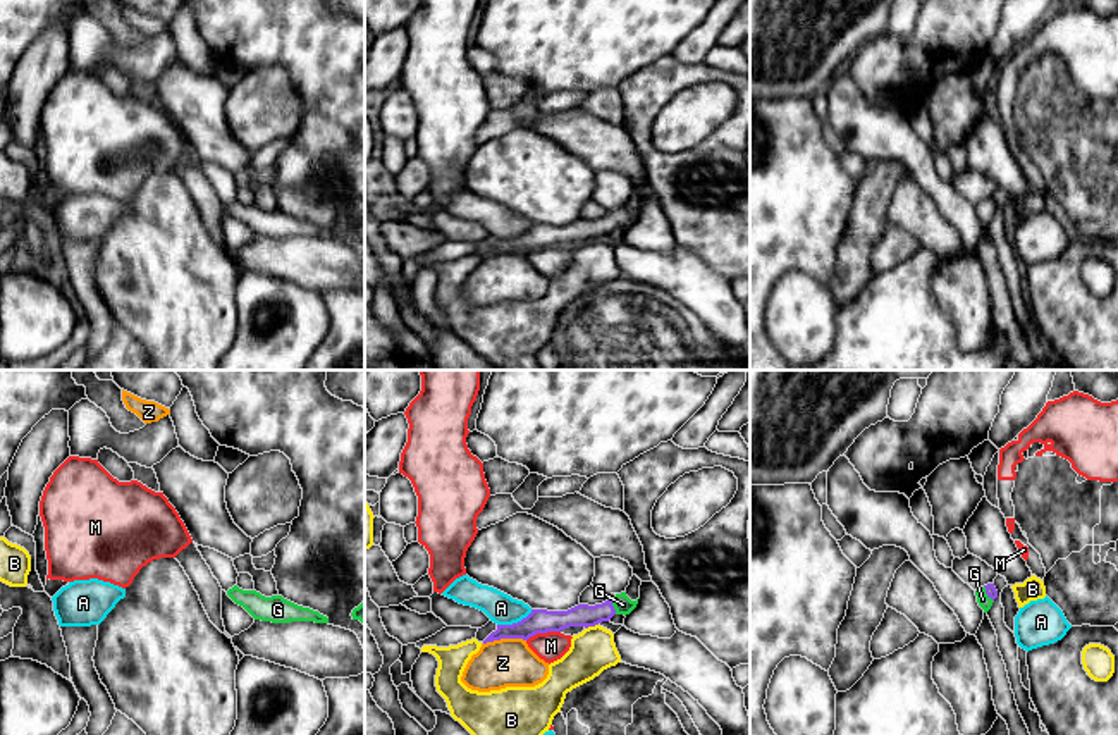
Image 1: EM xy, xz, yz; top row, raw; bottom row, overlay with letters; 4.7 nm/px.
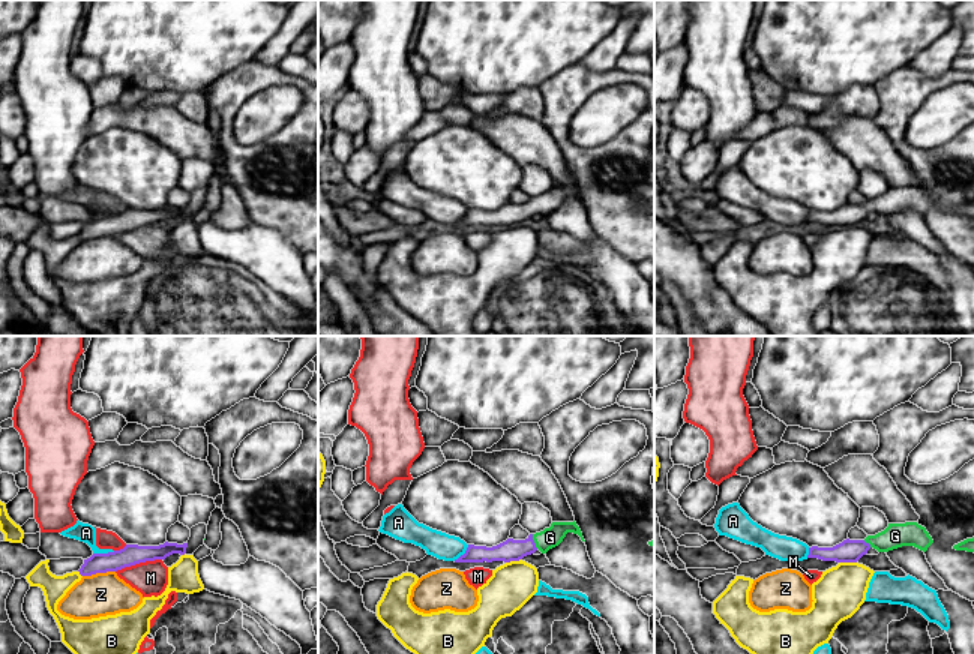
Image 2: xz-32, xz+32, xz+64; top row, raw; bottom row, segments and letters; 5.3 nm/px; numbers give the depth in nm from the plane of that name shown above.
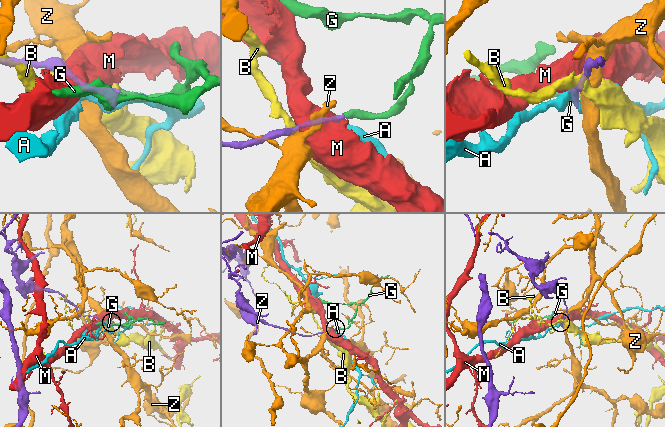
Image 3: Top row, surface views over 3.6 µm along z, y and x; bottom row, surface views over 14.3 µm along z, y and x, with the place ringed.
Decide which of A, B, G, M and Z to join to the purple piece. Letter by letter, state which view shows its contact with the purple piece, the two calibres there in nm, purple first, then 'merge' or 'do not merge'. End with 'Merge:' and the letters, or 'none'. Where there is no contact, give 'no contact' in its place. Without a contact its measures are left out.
A: meets purple in xz; 110 nm thick on the purple side, 140 nm on the other; do not merge
B: meets purple in xz; 110 nm thick on the purple side, 200 nm on the other; do not merge
G: meets purple in xz; 110 nm thick on the purple side, 90 nm on the other; merge
M: meets purple in xz; 110 nm thick on the purple side, 140 nm on the other; do not merge
Z: meets purple in xz; 110 nm thick on the purple side, 220 nm on the other; do not merge
Merge: G

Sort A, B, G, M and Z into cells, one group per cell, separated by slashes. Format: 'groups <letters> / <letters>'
groups A / B / G / M / Z

